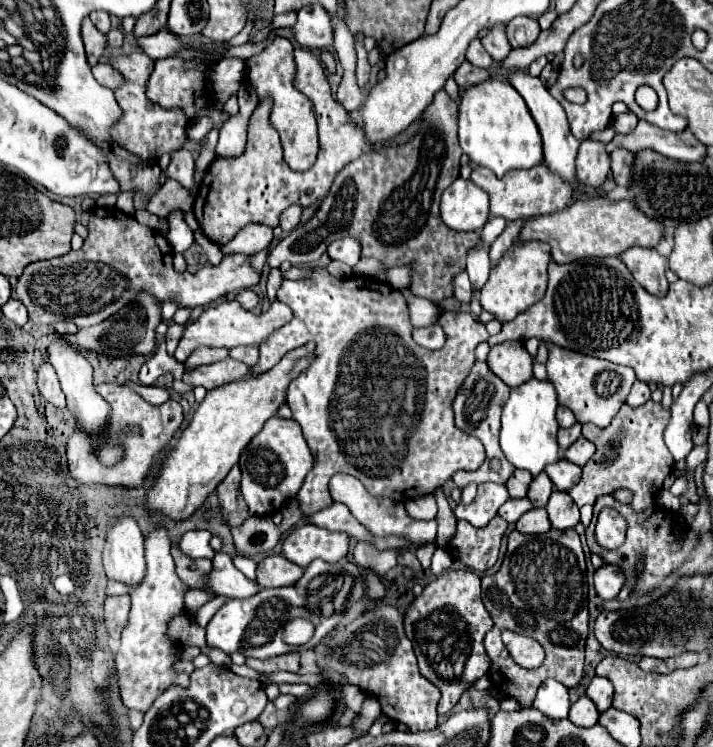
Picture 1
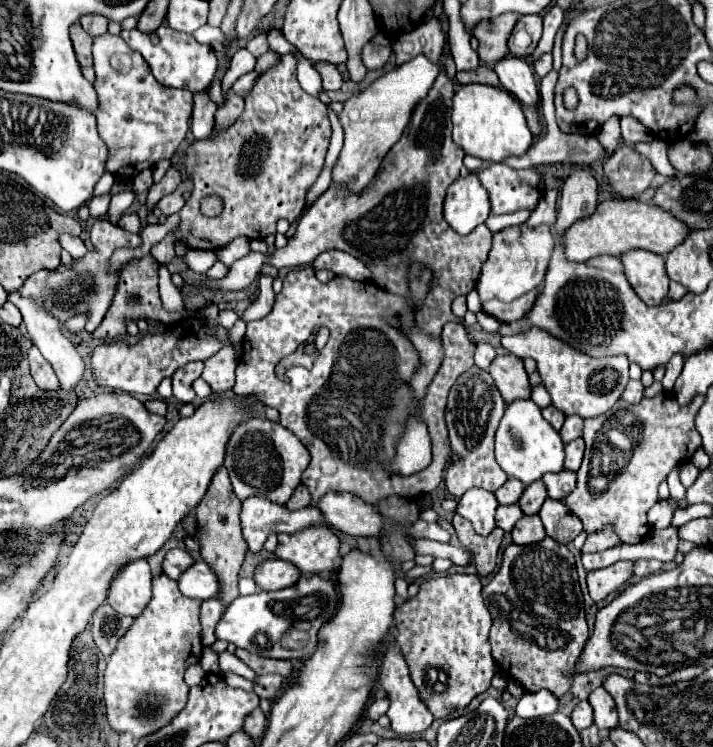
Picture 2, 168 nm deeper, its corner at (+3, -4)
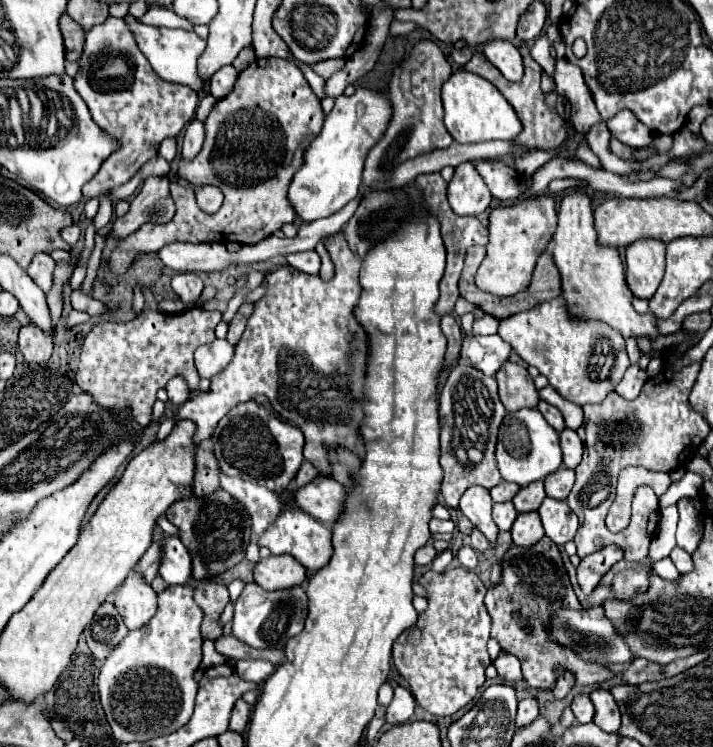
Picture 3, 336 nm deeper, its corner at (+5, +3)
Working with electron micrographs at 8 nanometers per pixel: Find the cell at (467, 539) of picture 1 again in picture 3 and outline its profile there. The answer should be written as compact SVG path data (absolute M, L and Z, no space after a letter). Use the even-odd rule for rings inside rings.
M474 529L470 535L470 547L476 551L486 551L490 545L488 545L488 539L478 529Z

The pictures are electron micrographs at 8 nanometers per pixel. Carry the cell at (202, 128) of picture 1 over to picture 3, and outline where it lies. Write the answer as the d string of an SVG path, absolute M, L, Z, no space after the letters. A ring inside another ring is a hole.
M194 119L188 125L186 135L184 135L184 143L182 143L182 159L184 161L192 161L192 157L198 155L198 151L202 147L202 139L204 139L204 125Z

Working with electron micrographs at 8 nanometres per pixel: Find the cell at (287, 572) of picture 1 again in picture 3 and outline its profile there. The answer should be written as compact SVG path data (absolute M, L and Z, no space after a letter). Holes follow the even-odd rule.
M270 555L256 563L254 581L266 591L290 589L306 581L306 569L292 555Z

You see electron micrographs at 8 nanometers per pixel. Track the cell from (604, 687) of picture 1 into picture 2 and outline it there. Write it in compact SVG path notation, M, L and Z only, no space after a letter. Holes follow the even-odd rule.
M602 686L596 688L590 694L588 702L594 708L594 724L600 730L610 730L610 728L616 728L618 726L618 714L616 714L614 700L612 700L612 696Z

